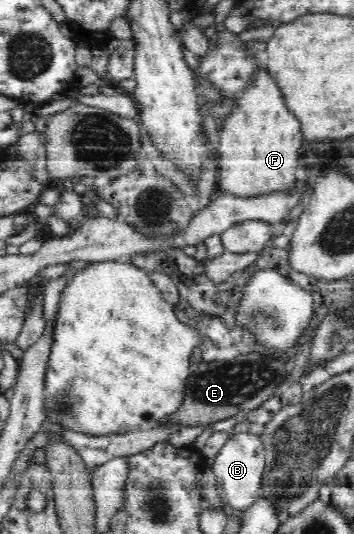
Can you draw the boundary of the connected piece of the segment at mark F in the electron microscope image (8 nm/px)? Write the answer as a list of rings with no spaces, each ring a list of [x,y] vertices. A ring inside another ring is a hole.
[[[259,67],[258,78],[253,86],[242,94],[238,99],[238,108],[234,110],[233,113],[227,118],[227,120],[219,124],[219,143],[217,146],[217,176],[221,176],[221,188],[223,188],[223,193],[231,194],[231,196],[239,198],[251,198],[259,196],[267,196],[267,194],[277,194],[277,192],[287,192],[293,188],[295,184],[295,170],[297,170],[297,164],[299,164],[299,158],[301,157],[301,152],[299,152],[299,146],[303,142],[303,136],[301,136],[301,126],[299,126],[299,120],[287,110],[285,102],[283,102],[283,94],[281,94],[279,86],[276,85],[275,80],[272,76],[265,70],[261,70]]]

